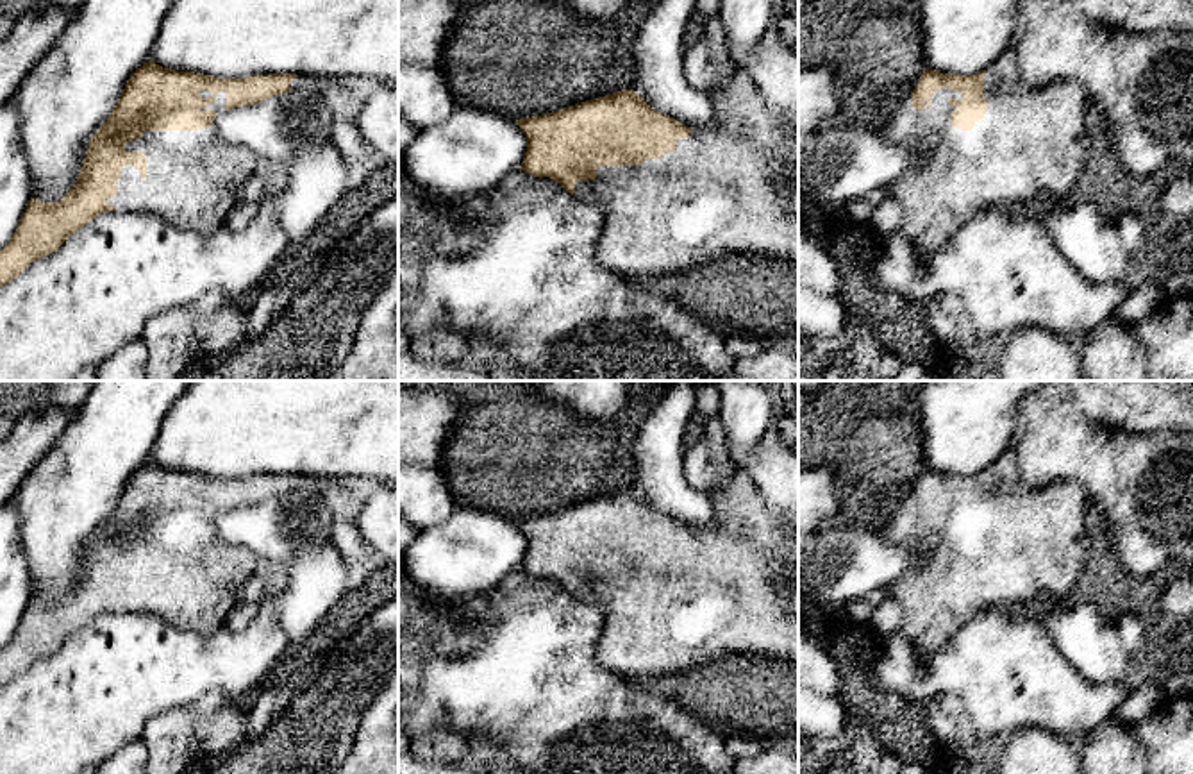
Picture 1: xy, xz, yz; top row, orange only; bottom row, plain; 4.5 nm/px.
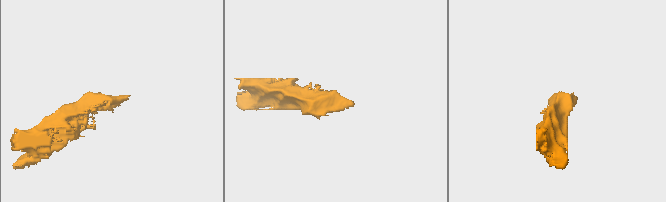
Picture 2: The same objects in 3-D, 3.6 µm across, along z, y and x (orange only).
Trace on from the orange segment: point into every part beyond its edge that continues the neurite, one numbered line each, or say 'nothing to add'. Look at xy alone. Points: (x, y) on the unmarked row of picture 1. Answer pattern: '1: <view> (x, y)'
1: xy (193, 578)

